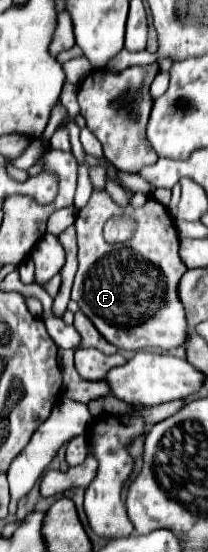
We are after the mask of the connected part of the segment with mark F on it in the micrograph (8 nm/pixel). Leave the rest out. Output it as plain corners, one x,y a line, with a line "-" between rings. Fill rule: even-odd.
92,191
90,201
78,211
76,217
76,233
78,233
78,273
74,277
72,287
72,301
80,305
80,311
94,323
94,327
100,331
100,335
116,345
118,349
138,351
138,349
174,349
182,347
186,341
186,317
182,303
178,301
178,281
182,273
186,271
186,265
182,263
178,255
178,235
176,225
166,207
148,197
142,207
132,207
130,203
126,207
112,201
112,197
106,191
-
118,213
130,213
132,217
138,217
138,233
124,243
106,243
102,237
102,225
108,217

